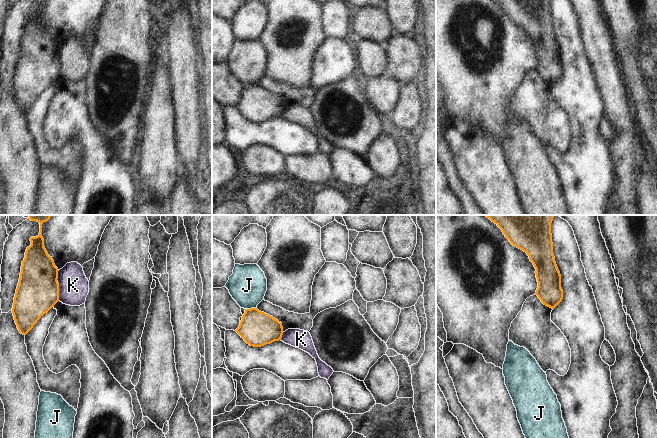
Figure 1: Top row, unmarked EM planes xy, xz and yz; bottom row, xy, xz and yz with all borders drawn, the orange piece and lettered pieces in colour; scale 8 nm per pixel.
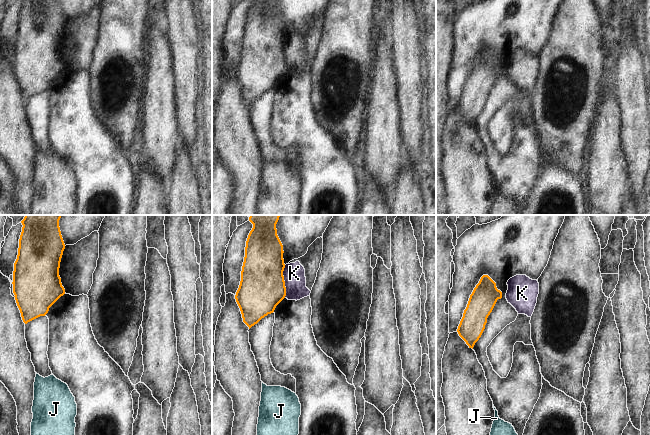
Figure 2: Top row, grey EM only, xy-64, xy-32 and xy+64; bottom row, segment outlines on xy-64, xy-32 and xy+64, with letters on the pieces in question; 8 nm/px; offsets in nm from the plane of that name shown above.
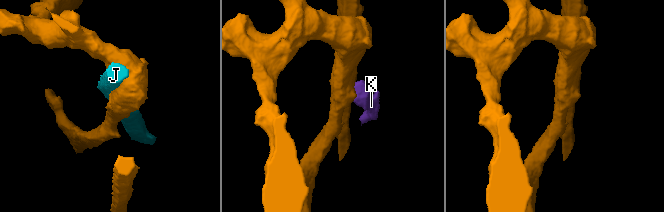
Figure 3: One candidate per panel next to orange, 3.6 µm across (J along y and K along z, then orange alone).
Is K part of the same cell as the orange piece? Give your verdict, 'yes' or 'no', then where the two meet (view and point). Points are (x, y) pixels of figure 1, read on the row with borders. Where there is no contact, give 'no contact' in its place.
no | xy (58, 285)

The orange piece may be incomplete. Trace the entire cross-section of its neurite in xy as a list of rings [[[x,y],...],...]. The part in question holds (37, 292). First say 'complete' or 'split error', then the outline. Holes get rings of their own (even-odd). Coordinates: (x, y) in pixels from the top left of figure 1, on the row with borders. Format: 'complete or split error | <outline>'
complete | [[[29,215],[31,221],[40,223],[40,233],[31,237],[31,245],[27,247],[22,261],[19,283],[16,289],[12,313],[19,332],[26,335],[37,321],[59,301],[58,268],[55,266],[44,247],[42,224],[52,215]]]

